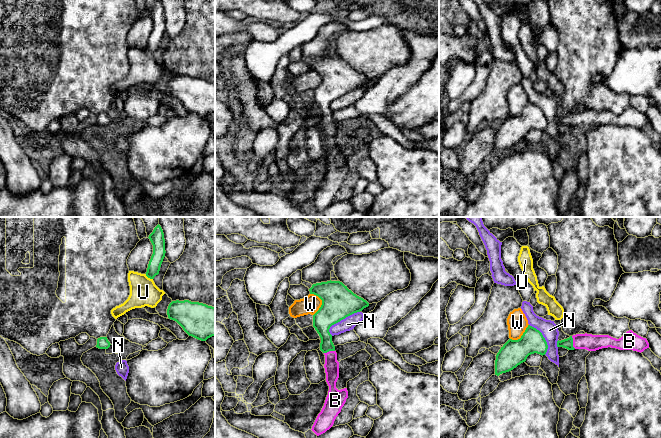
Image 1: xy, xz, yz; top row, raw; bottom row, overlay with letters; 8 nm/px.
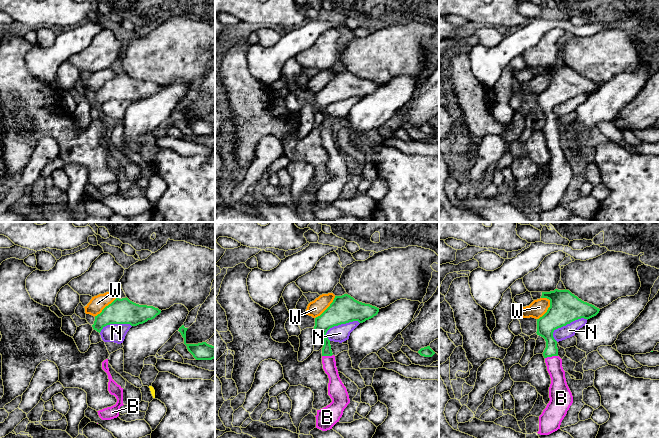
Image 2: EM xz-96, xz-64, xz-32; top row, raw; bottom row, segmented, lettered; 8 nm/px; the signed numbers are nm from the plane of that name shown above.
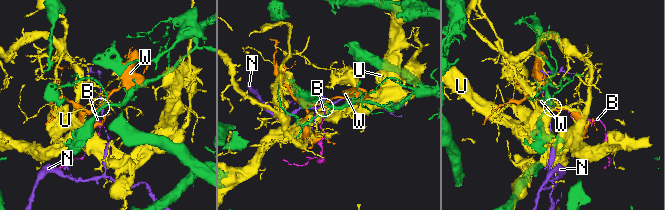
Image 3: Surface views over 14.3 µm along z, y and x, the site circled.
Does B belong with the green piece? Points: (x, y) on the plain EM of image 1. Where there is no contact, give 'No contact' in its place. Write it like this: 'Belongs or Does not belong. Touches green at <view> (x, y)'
Belongs. Touches green at yz (572, 118)

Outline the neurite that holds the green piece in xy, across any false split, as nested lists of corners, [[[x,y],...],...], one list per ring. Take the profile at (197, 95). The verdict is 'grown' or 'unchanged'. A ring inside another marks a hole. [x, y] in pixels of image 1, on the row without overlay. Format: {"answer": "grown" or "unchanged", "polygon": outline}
{"answer": "unchanged", "polygon": [[[176,76],[169,80],[167,91],[189,112],[198,116],[206,117],[215,112],[215,83],[189,76]]]}

